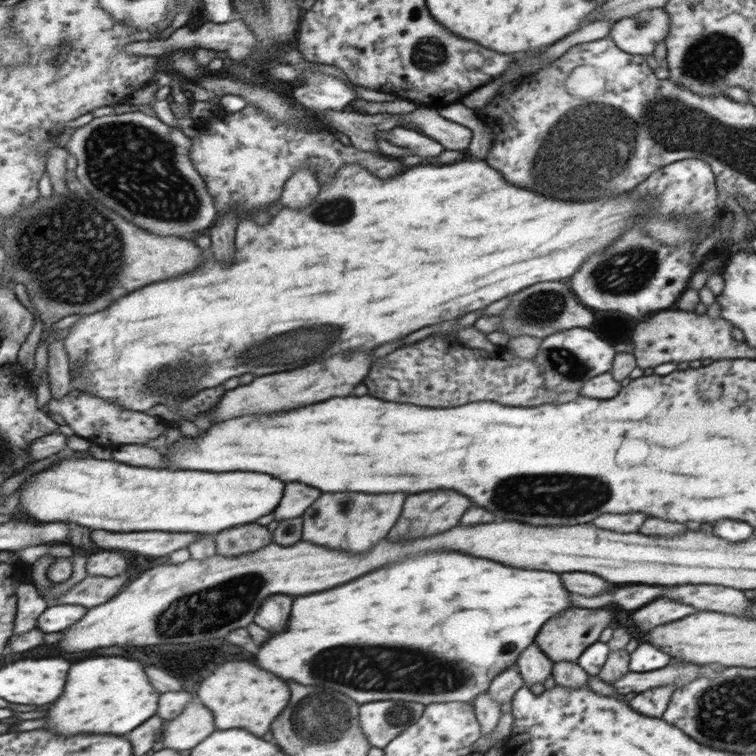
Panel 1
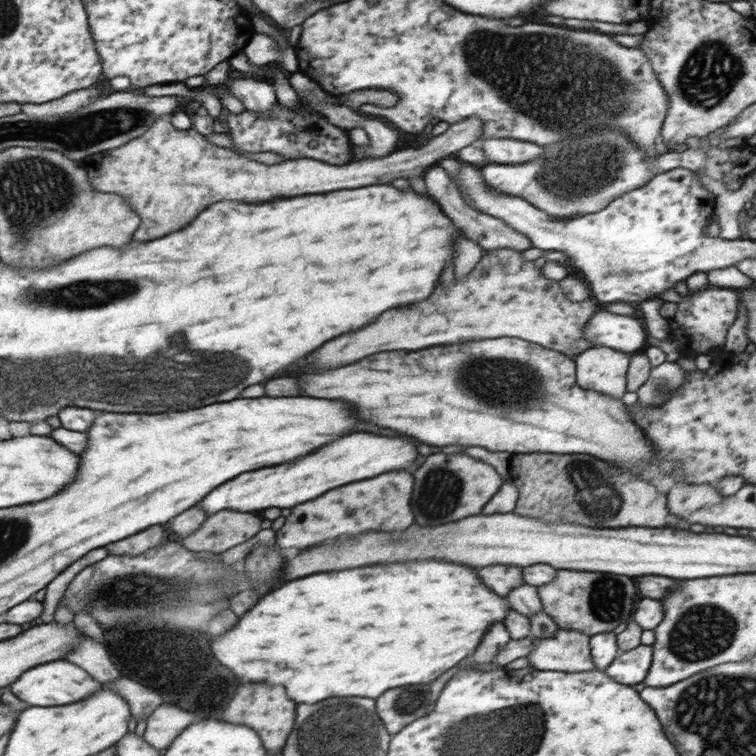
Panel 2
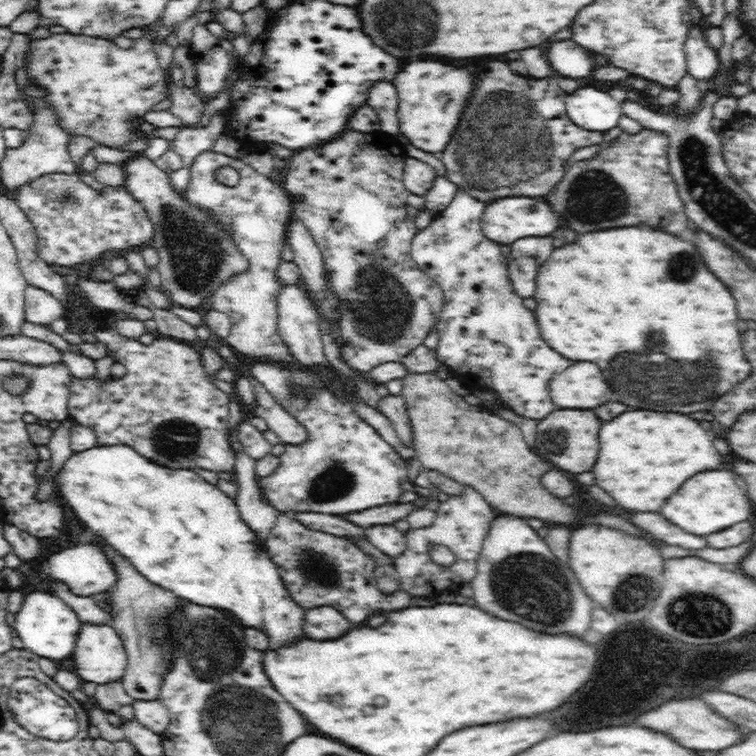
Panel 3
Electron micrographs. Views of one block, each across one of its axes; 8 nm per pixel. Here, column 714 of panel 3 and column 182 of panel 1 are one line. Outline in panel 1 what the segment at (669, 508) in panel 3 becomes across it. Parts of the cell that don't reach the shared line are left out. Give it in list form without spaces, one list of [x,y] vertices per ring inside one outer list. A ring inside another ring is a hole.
[[[68,458],[56,468],[50,468],[36,478],[24,492],[24,508],[32,516],[40,518],[38,522],[66,521],[78,523],[96,530],[110,532],[148,532],[148,530],[170,530],[170,532],[200,532],[216,534],[220,530],[248,524],[272,512],[282,500],[284,482],[272,478],[270,474],[254,472],[234,472],[234,474],[214,474],[200,470],[154,470],[138,468],[112,460],[98,458]]]

